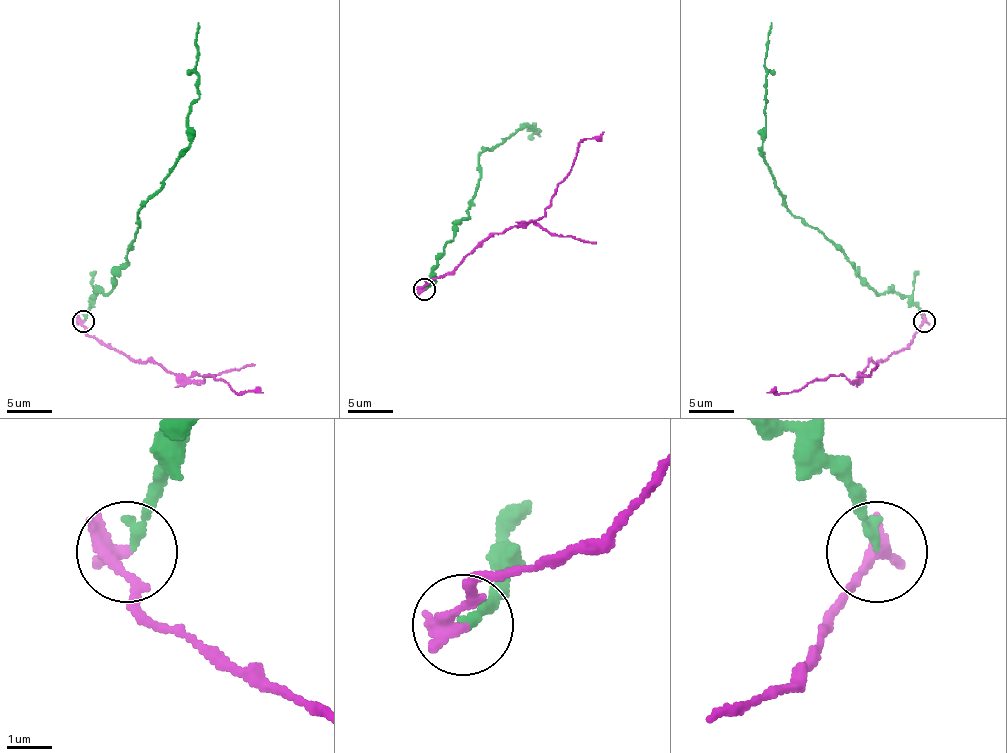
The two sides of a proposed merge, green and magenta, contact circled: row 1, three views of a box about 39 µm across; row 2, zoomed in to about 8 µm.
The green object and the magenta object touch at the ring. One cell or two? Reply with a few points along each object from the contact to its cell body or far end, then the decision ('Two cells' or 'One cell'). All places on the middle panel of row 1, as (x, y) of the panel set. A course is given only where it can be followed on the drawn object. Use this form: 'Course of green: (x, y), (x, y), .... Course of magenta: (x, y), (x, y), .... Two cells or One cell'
Course of green: (426, 288), (453, 228), (468, 215), (468, 201), (479, 181), (479, 154), (515, 130), (540, 130), (540, 137). Course of magenta: (424, 288), (430, 279), (448, 275), (495, 232), (540, 219), (575, 161), (577, 146), (604, 132). Two cells

